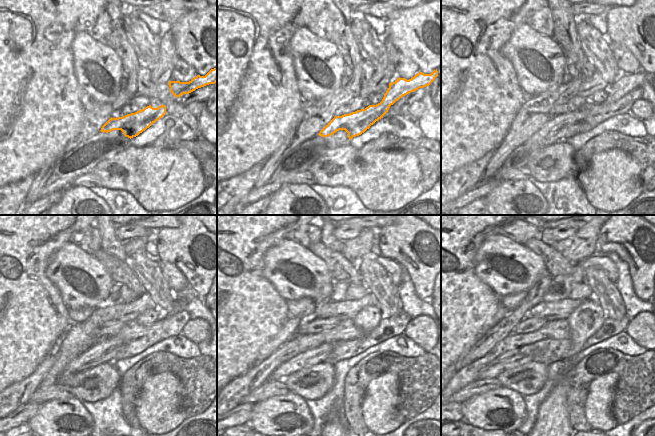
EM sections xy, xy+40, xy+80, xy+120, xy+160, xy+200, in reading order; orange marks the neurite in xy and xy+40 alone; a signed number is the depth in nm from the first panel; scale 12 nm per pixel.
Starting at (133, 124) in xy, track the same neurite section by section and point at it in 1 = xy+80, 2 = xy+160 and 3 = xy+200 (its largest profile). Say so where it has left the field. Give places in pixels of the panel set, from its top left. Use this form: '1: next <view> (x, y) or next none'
1: next xy+80 (553, 130)
2: next xy+160 (312, 357)
3: next xy+200 (490, 371)

